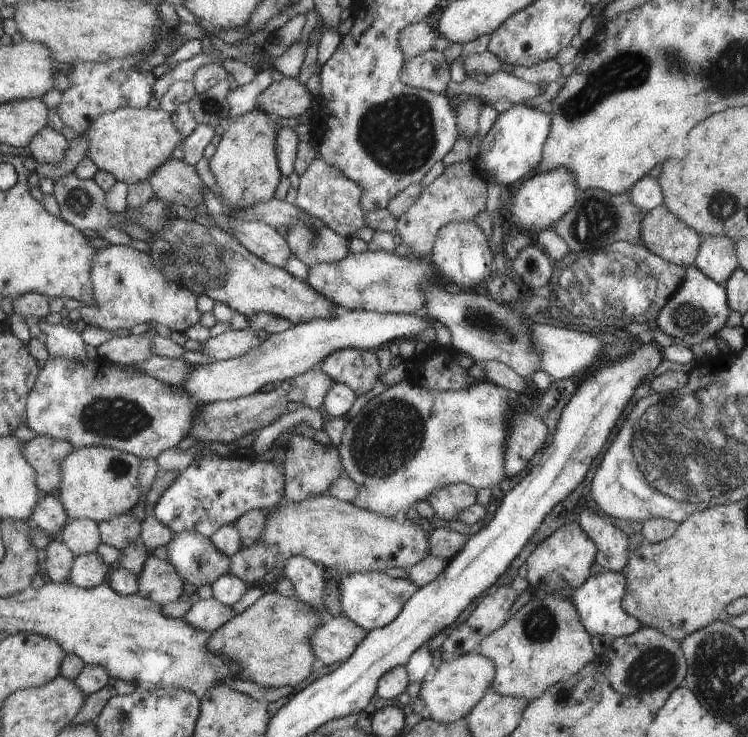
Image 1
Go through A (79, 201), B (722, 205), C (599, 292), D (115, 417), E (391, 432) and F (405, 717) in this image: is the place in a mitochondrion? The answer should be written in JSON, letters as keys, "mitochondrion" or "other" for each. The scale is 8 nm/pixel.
{"A":"mitochondrion","B":"mitochondrion","C":"mitochondrion","D":"mitochondrion","E":"mitochondrion","F":"other"}

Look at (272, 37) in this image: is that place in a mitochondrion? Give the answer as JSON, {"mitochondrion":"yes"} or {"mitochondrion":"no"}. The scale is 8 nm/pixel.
{"mitochondrion":"no"}

